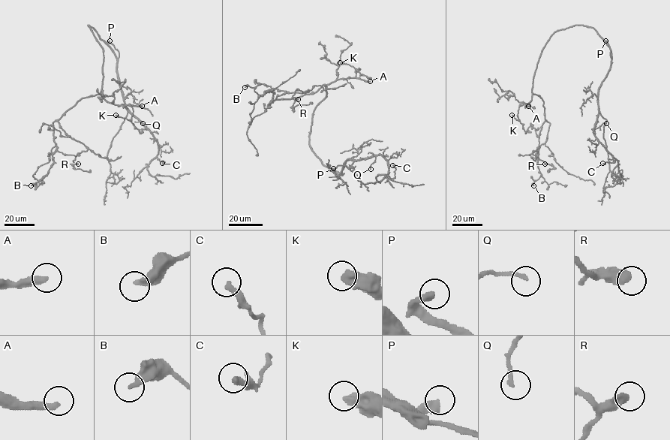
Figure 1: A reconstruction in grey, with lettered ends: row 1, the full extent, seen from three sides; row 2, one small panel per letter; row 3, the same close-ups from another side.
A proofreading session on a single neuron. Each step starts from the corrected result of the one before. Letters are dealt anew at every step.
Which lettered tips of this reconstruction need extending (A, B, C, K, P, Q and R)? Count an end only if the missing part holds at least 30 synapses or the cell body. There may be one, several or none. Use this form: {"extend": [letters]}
{"extend": ["A", "P"]}

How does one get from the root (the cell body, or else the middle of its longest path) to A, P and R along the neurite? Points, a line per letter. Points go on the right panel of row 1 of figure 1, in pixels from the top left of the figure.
A: (573, 25), (557, 30), (542, 49), (533, 78), (532, 99), (525, 105), (528, 106)
P: (573, 25), (592, 27), (605, 40)
R: (573, 25), (557, 30), (550, 37), (533, 78), (532, 92), (543, 102), (545, 114), (536, 155), (545, 164)

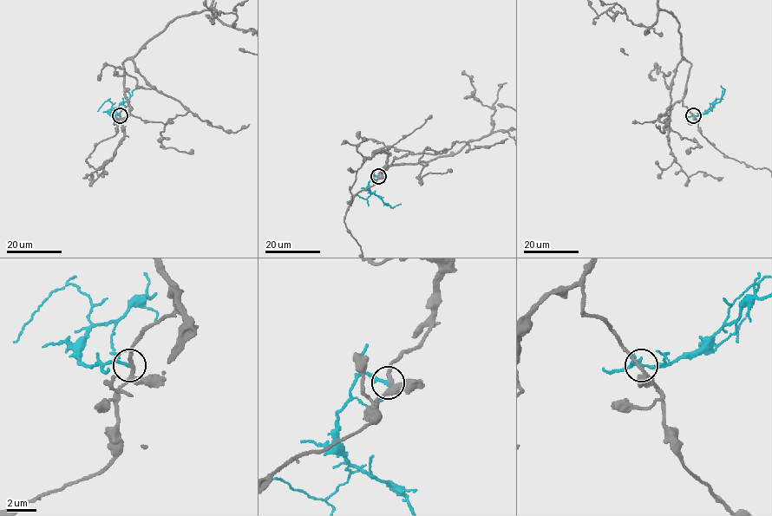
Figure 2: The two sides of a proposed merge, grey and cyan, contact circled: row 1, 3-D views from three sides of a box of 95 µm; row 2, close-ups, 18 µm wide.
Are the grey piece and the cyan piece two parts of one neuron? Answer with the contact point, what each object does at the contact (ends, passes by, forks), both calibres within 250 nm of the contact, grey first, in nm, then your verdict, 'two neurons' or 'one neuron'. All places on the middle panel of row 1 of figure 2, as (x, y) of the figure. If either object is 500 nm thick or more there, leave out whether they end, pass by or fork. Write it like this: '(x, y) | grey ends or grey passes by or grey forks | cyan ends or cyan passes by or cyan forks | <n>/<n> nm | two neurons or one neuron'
(378, 176) | grey passes by | cyan ends | 240/200 nm | two neurons

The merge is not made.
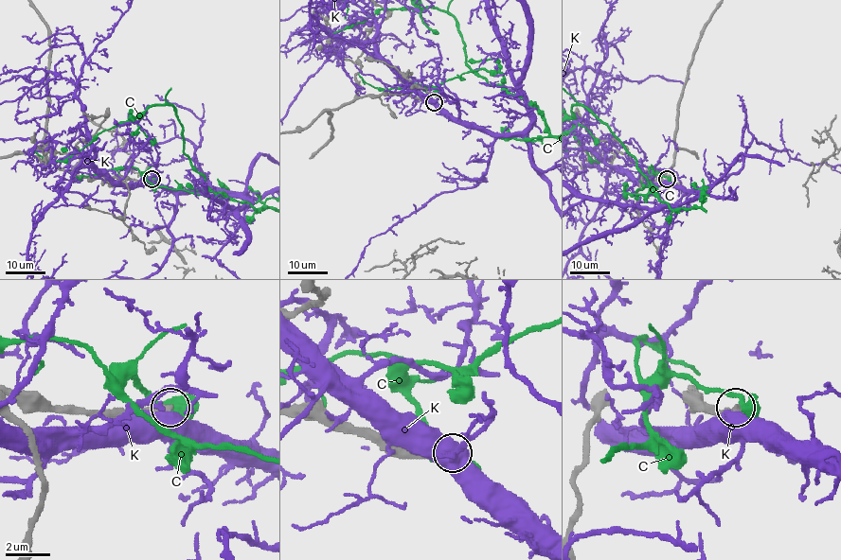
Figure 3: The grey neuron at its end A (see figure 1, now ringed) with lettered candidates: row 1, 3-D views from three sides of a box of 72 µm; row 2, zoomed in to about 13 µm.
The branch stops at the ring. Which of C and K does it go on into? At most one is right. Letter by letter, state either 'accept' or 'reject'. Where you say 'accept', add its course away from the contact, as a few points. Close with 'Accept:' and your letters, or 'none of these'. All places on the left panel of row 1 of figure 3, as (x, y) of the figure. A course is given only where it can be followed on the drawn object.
C: reject
K: reject
Accept: none of these

